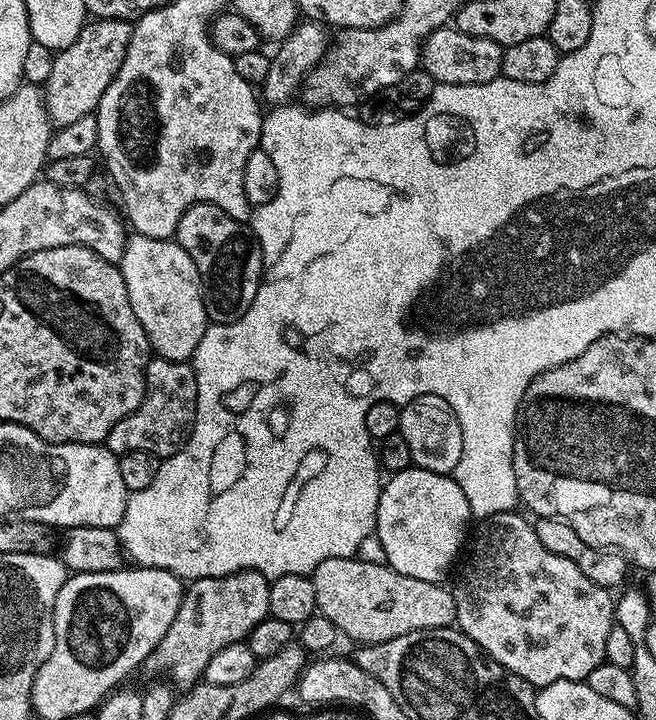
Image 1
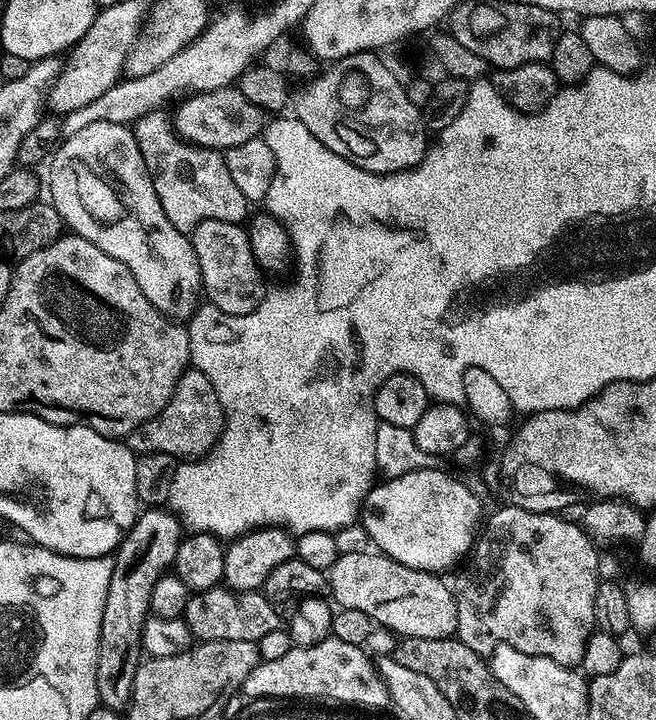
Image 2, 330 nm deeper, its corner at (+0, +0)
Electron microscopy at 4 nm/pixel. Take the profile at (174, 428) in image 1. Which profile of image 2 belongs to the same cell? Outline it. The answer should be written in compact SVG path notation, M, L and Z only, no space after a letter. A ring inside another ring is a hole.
M194 367L178 378L178 386L166 402L166 406L154 418L150 418L142 426L138 426L126 437L126 443L133 452L157 452L170 454L181 461L188 462L193 458L203 458L215 448L220 435L224 433L224 407L214 394L214 386L210 386L210 378Z

